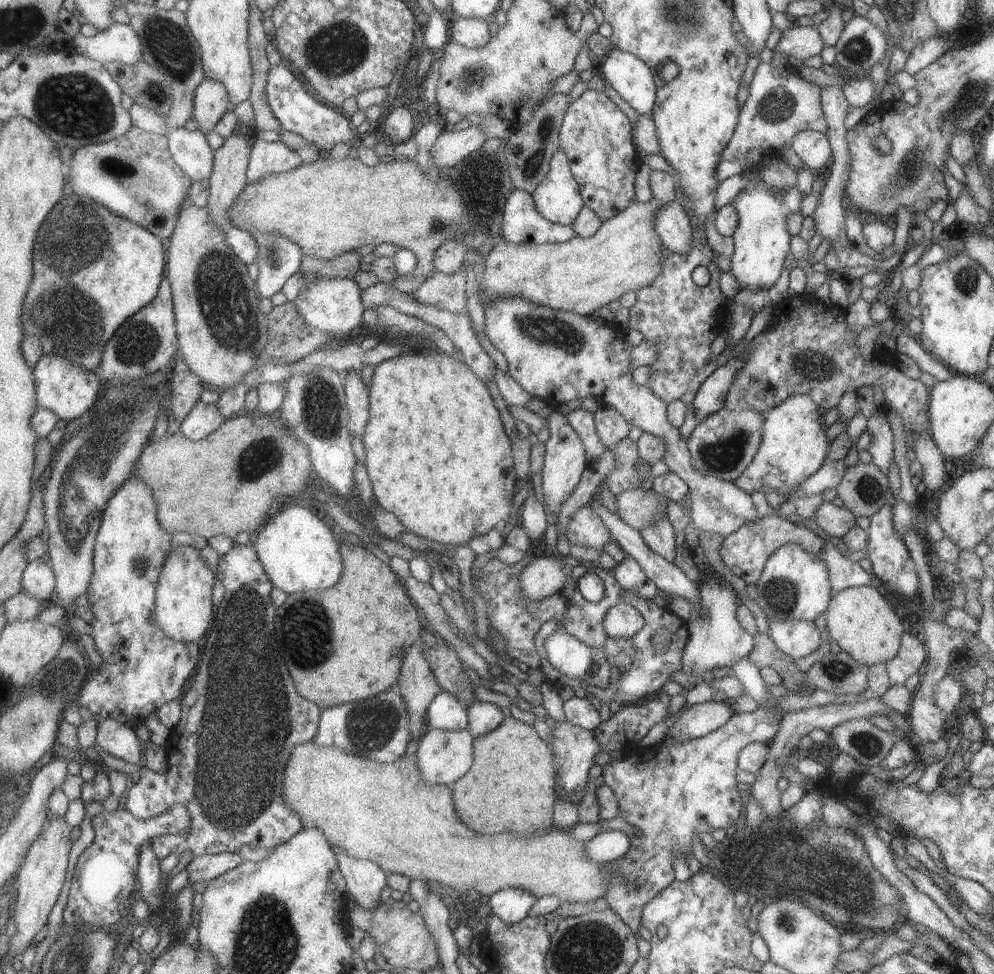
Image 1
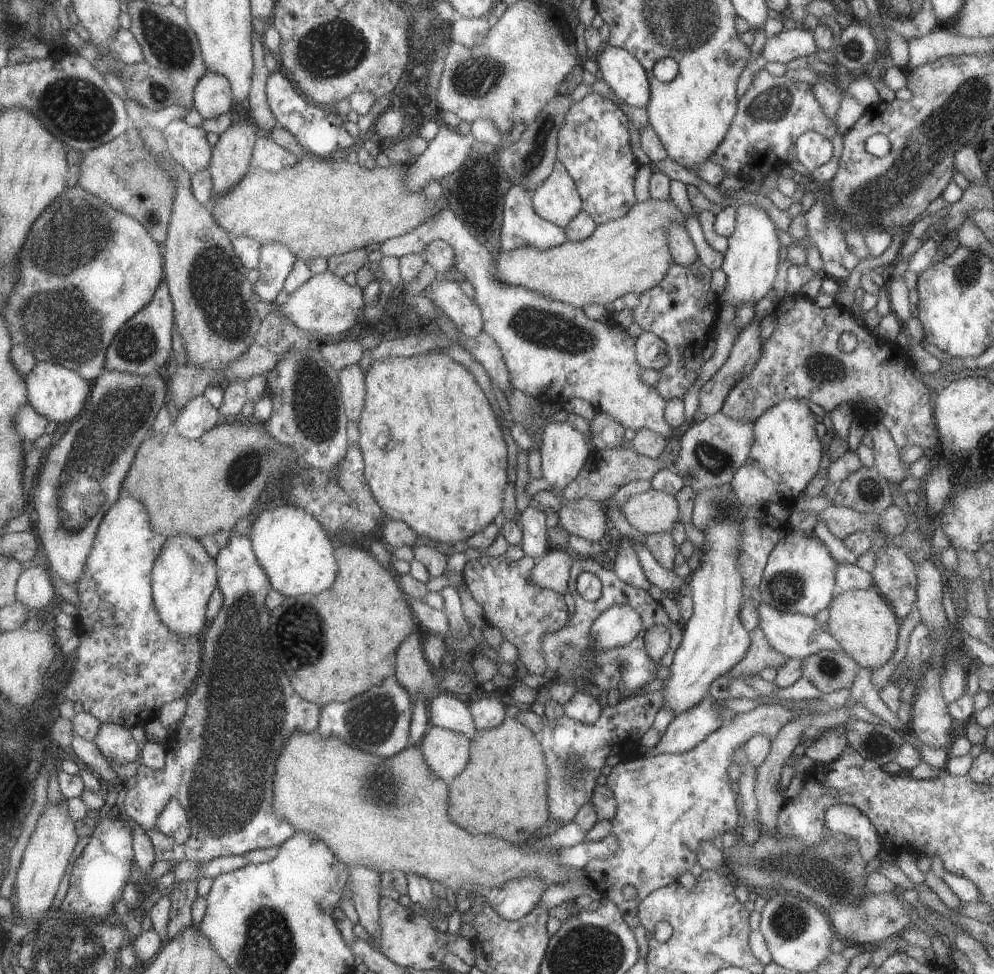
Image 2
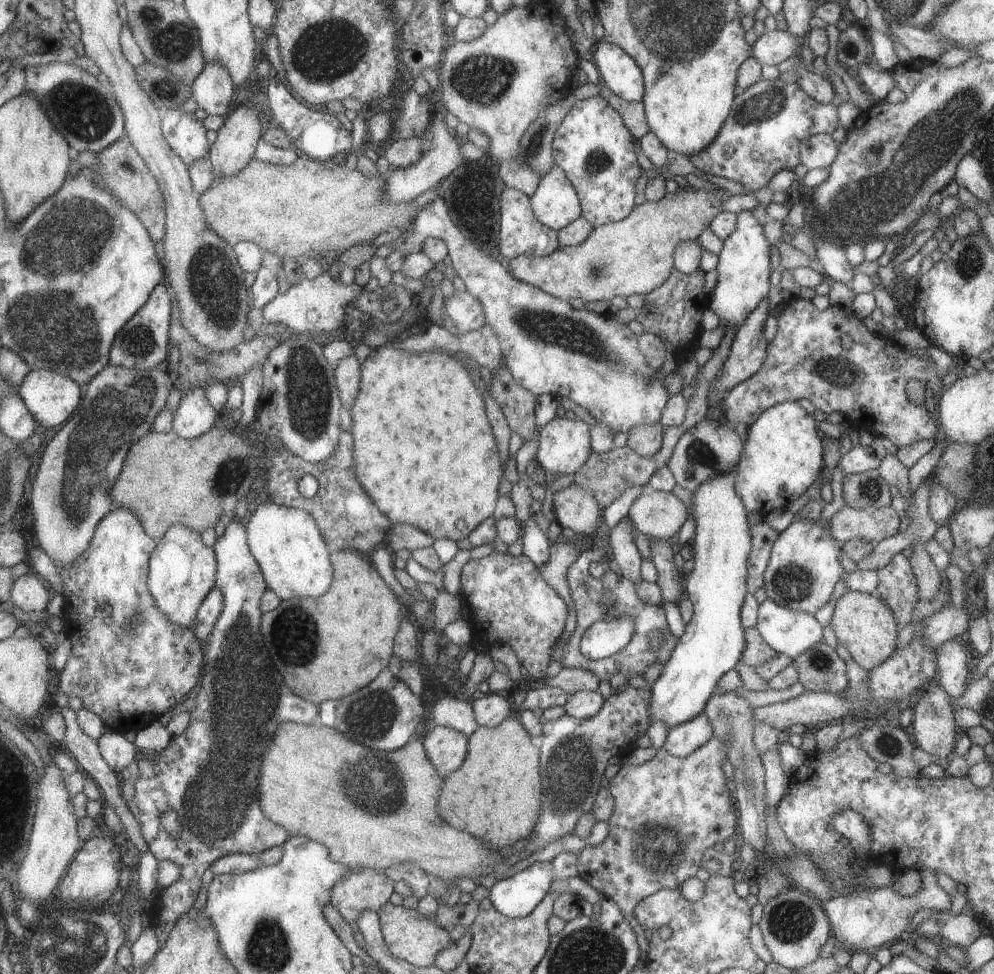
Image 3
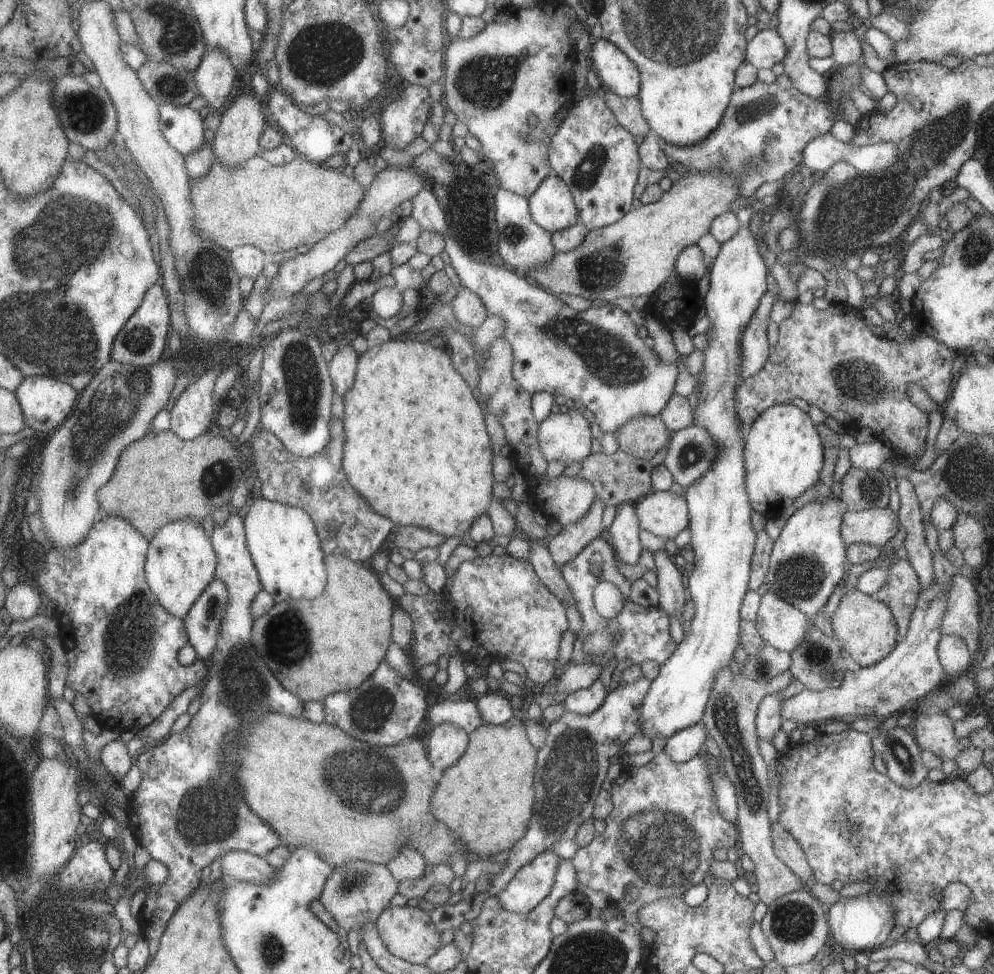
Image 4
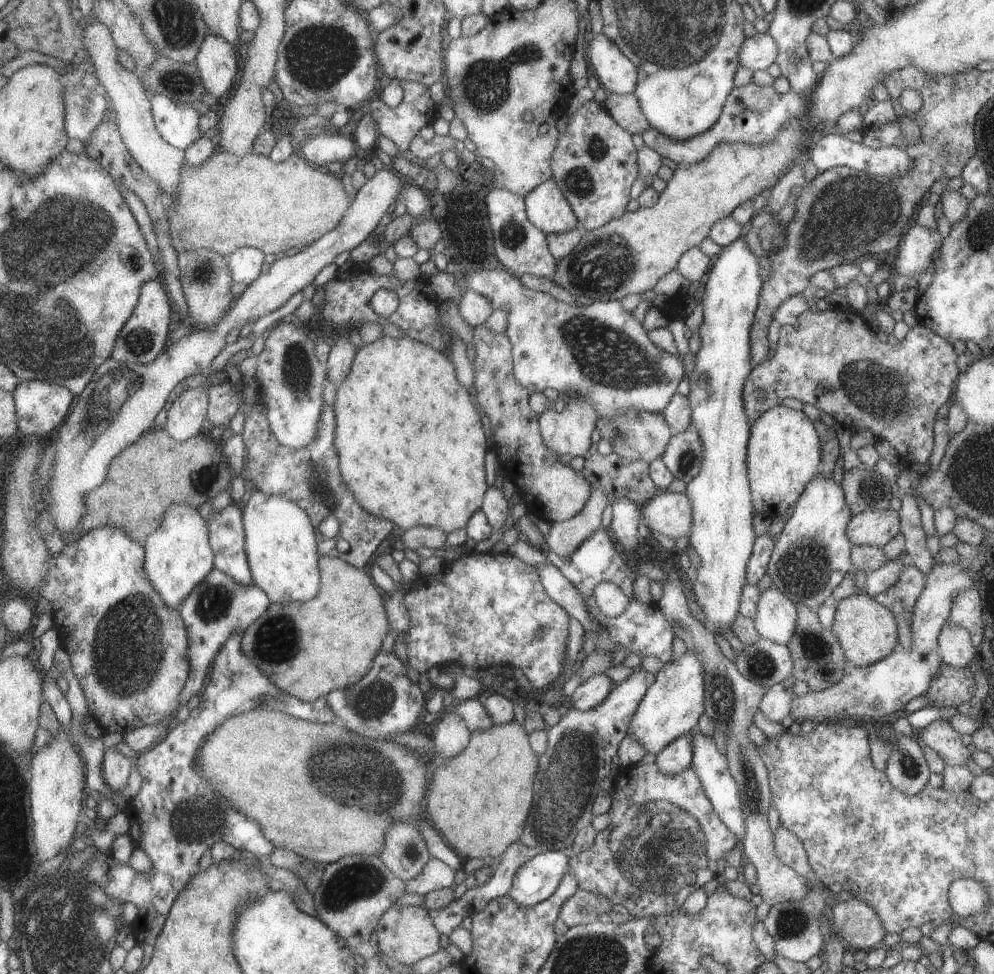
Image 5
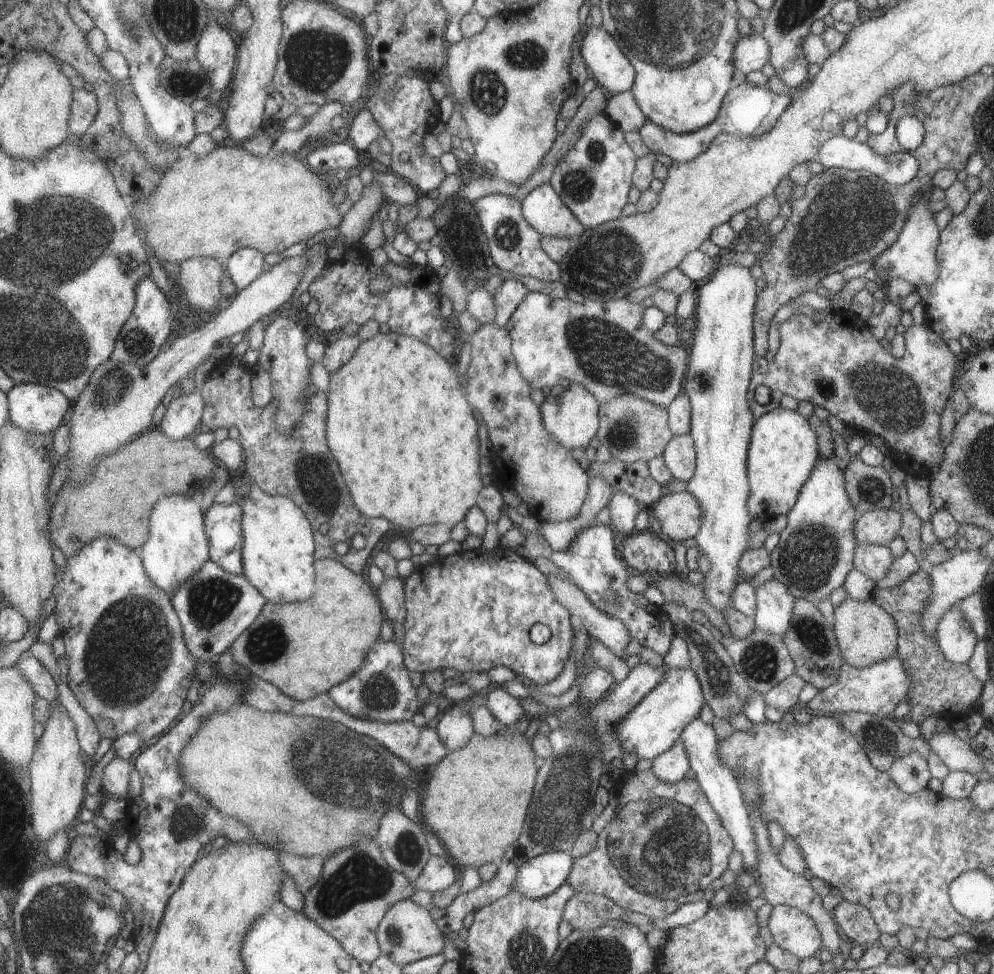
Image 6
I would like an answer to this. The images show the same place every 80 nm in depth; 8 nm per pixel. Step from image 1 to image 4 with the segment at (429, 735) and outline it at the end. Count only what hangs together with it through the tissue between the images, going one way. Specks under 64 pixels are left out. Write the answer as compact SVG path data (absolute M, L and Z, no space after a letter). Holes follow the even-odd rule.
M442 722L435 725L427 740L426 757L438 777L465 752L468 734L456 724Z

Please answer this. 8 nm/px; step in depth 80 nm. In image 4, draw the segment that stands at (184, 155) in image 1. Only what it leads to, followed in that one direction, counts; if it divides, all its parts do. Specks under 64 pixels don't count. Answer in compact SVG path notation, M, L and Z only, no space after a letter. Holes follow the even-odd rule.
M160 104L160 123L165 138L187 156L201 146L204 125L201 114L188 105Z

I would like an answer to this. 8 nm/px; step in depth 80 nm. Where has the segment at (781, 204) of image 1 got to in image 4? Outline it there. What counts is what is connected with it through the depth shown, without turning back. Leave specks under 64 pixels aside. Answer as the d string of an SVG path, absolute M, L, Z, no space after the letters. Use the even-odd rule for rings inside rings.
M783 179L775 180L775 182L764 182L755 189L751 196L745 198L747 205L734 212L740 224L739 230L731 240L720 244L717 256L711 260L708 269L708 289L702 302L710 326L704 332L706 346L702 350L702 366L696 378L698 391L696 392L696 405L692 408L692 424L704 428L705 432L708 432L716 444L716 455L709 468L686 488L684 494L688 508L689 548L694 553L694 567L691 575L685 578L685 585L689 598L696 604L696 611L690 620L689 634L675 647L669 658L660 665L657 675L650 682L650 687L641 701L638 726L641 734L651 740L657 736L667 740L674 732L679 732L701 722L713 677L717 671L720 671L720 668L728 667L732 652L740 642L738 624L741 618L738 610L743 595L748 589L750 558L754 551L756 532L753 531L749 521L752 508L744 483L744 442L739 429L740 420L737 418L734 405L734 392L741 380L741 337L759 304L759 299L767 290L765 276L768 273L759 252L757 252L756 245L759 244L759 234L752 232L751 236L751 232L748 230L748 221L754 212L750 203L759 201L763 196L778 194L783 187Z

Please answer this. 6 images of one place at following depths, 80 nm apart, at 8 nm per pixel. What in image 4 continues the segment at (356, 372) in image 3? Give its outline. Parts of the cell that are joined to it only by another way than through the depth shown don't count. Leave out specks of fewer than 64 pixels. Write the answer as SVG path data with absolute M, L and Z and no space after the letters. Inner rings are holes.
M351 345L340 346L327 363L329 376L335 394L343 396L352 385L358 354Z

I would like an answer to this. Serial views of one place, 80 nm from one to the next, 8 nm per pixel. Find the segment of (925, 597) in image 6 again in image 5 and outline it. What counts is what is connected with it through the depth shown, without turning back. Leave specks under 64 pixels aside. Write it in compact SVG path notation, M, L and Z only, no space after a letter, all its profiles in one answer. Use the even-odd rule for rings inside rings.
M905 564L893 586L872 596L873 600L888 608L894 616L898 646L903 650L909 650L912 647L912 614L925 581L926 577L915 565ZM943 663L931 677L927 690L921 695L927 699L927 707L957 710L959 705L971 700L975 694L975 680L968 667L954 667Z

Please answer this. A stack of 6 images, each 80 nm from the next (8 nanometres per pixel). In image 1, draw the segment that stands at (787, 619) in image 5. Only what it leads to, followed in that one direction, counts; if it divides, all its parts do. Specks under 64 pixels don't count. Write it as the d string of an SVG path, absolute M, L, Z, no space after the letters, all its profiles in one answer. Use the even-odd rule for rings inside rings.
M767 620L767 622L768 638L773 640L783 654L793 660L808 656L825 642L814 622L805 620L783 620L783 622Z

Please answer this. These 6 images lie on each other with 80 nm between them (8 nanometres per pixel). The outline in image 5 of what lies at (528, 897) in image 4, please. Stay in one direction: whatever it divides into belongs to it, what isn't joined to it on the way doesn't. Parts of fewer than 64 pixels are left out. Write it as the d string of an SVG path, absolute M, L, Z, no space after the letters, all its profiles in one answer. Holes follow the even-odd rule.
M547 851L526 860L513 875L512 885L507 895L522 907L530 907L549 898L561 882L561 877L568 872L569 855L564 851Z

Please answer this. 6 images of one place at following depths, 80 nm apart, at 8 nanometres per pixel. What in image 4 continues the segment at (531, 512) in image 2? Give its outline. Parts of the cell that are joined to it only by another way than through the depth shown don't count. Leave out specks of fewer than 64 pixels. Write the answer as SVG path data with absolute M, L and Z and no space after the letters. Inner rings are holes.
M536 539L528 540L530 547L530 565L533 567L535 574L539 577L542 585L557 598L561 604L574 604L576 600L569 590L567 583L564 581L560 570L552 561L545 541Z

